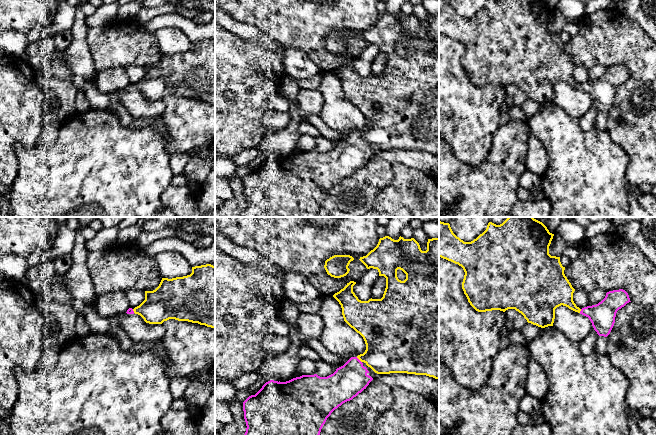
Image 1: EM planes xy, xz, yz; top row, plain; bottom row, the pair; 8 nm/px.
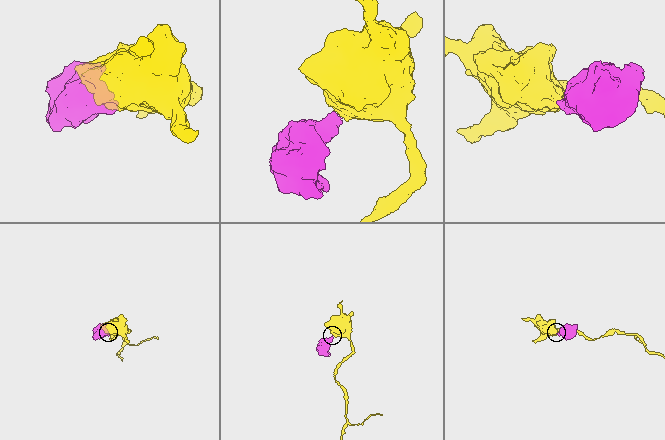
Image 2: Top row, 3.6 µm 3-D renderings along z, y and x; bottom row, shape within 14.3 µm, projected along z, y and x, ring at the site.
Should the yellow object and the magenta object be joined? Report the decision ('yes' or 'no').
yes

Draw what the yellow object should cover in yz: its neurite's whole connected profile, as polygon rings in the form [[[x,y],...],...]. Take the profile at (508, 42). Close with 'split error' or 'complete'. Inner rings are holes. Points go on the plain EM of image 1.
[[[439,0],[439,33],[463,44],[465,51],[462,65],[470,81],[478,88],[505,88],[508,85],[515,85],[528,99],[545,104],[553,102],[555,85],[563,81],[588,93],[597,110],[607,113],[614,102],[617,87],[631,78],[628,69],[623,65],[609,67],[598,80],[582,85],[577,83],[573,77],[575,65],[564,50],[565,43],[562,42],[560,33],[549,30],[553,12],[544,0],[488,0],[486,6],[476,15],[464,18],[453,9],[450,0]]] | split error

